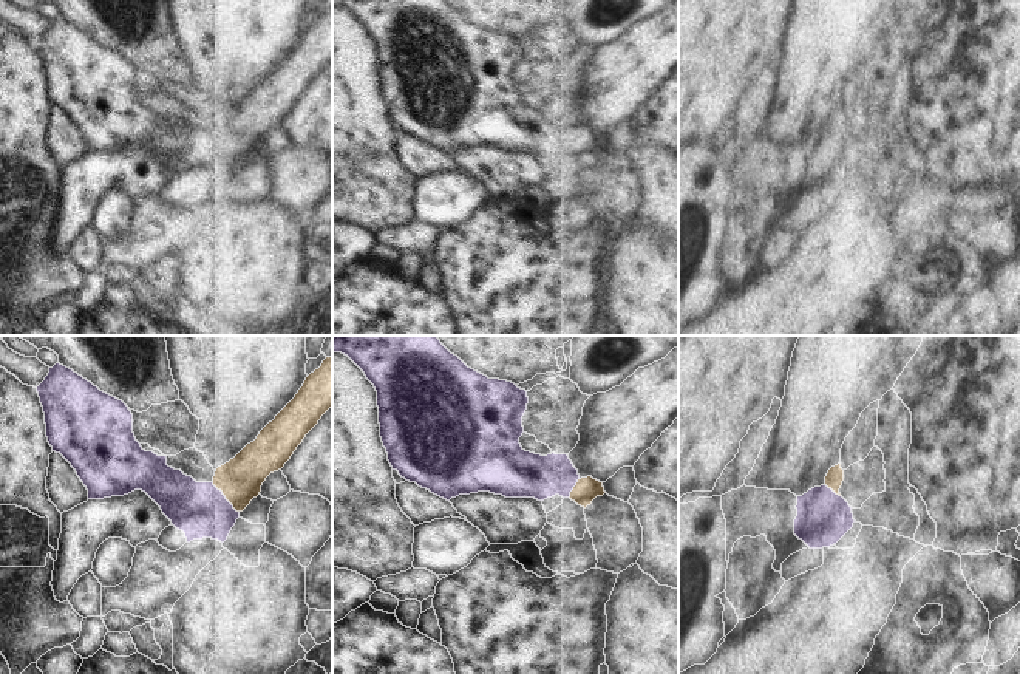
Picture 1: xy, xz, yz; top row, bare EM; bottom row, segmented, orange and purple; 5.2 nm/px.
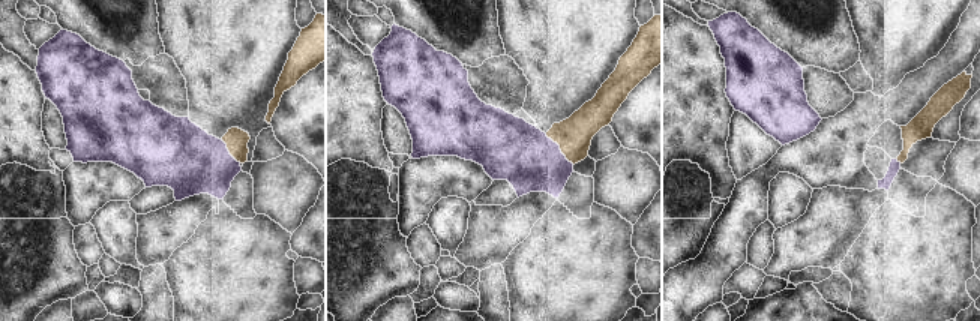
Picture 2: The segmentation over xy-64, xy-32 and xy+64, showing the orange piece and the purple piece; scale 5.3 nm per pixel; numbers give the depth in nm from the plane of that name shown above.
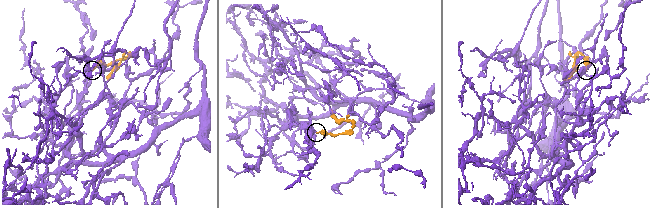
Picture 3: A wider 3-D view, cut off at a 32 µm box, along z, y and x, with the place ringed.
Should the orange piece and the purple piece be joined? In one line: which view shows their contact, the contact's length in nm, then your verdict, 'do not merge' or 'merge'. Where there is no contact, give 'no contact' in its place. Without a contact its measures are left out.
meets orange in xy; contact 220 nm long; merge

